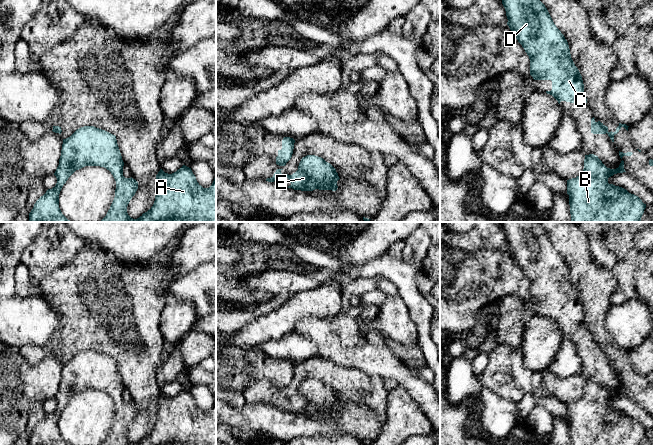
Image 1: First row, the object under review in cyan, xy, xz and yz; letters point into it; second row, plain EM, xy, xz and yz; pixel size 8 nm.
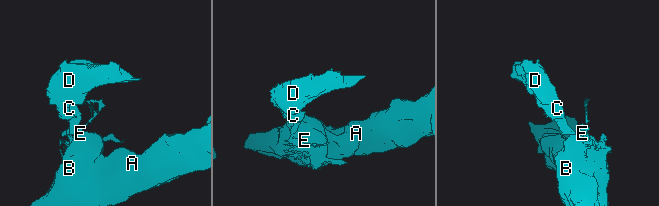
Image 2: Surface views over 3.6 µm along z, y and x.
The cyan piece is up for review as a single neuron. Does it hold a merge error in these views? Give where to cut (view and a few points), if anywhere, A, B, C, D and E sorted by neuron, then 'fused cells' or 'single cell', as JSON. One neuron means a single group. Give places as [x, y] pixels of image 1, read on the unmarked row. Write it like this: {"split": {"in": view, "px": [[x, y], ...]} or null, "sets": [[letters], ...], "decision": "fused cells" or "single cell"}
{"split": {"in": "yz", "px": [[604, 350], [607, 356]]}, "sets": [["A", "B", "E"], ["C", "D"]], "decision": "fused cells"}

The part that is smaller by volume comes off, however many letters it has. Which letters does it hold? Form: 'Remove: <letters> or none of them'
Remove: C, D

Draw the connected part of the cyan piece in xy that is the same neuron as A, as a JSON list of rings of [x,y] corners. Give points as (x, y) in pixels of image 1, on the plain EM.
[[[94,350],[81,351],[70,361],[63,363],[59,389],[54,397],[57,407],[36,425],[29,437],[29,446],[72,446],[59,432],[59,418],[68,402],[85,390],[104,391],[111,396],[116,405],[114,424],[100,446],[216,446],[216,398],[212,409],[203,412],[197,406],[191,392],[185,389],[172,398],[160,393],[156,399],[157,414],[153,430],[139,442],[131,442],[127,437],[127,430],[138,413],[138,406],[132,401],[123,400],[124,386],[116,360]]]

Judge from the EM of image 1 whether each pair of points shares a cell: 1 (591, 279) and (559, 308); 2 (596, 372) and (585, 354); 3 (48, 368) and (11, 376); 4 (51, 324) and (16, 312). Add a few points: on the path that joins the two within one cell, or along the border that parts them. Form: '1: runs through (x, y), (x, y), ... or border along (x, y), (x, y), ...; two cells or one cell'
1: border along (568, 269), (570, 281), (581, 300), (583, 314); two cells
2: runs through (596, 368), (596, 365), (589, 358); one cell
3: runs through (39, 376), (20, 376); one cell
4: runs through (42, 321), (25, 321); one cell

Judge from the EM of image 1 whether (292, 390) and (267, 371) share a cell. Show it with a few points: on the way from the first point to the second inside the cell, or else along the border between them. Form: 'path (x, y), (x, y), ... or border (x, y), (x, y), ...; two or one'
border (295, 364), (292, 380), (285, 387); two

